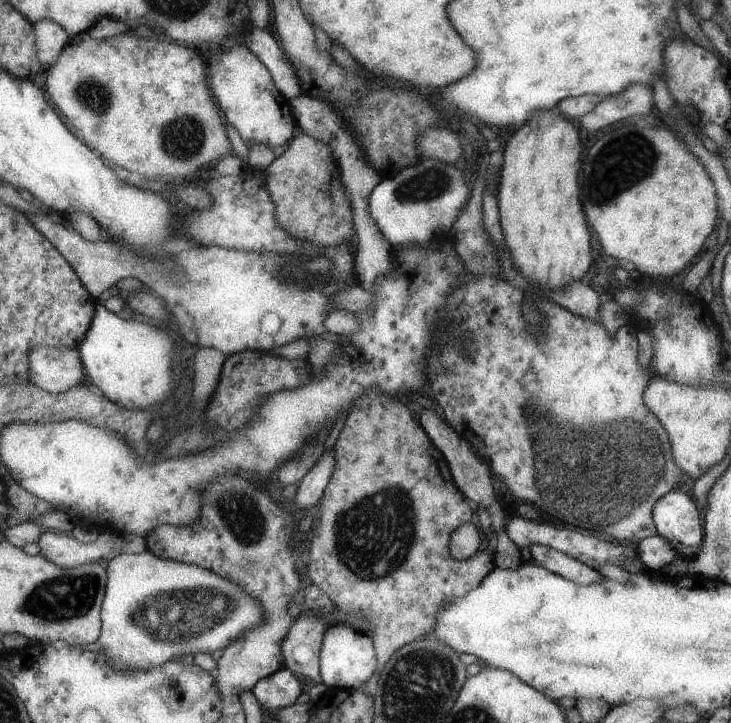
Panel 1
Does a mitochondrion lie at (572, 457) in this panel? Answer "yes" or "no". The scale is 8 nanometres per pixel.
yes

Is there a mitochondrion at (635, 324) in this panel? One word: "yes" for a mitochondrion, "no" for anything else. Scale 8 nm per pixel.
no

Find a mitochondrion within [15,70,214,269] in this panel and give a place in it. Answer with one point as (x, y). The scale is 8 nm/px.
(183, 138)

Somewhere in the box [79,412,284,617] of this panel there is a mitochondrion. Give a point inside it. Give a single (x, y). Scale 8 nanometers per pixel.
(222, 504)

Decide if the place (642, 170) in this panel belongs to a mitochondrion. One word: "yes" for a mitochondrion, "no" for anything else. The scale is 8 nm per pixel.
yes

